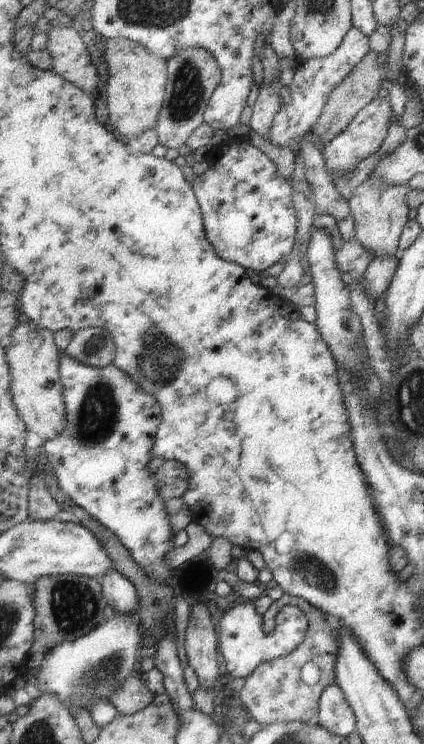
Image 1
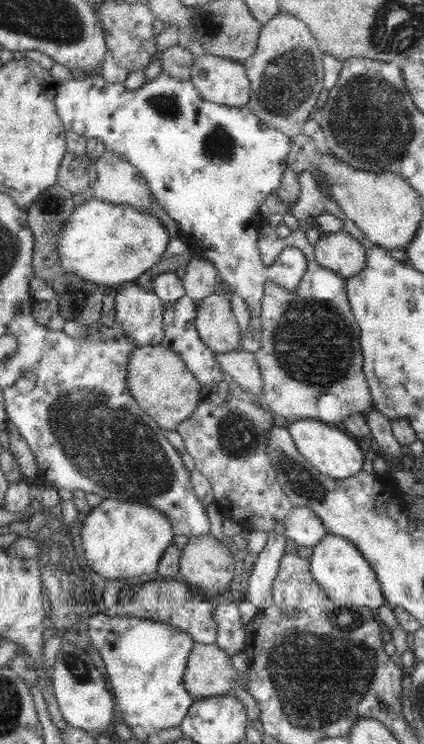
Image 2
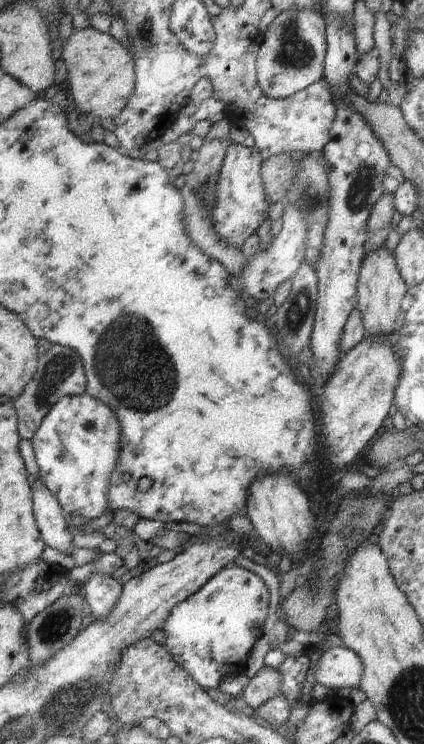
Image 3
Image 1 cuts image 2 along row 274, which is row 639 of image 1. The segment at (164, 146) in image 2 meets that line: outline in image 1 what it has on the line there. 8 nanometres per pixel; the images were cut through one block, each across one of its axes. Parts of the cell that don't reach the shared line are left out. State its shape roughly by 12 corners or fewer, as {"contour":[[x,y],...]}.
{"contour":[[253,603],[220,622],[220,651],[234,678],[291,654],[308,620],[295,605],[267,635]]}

